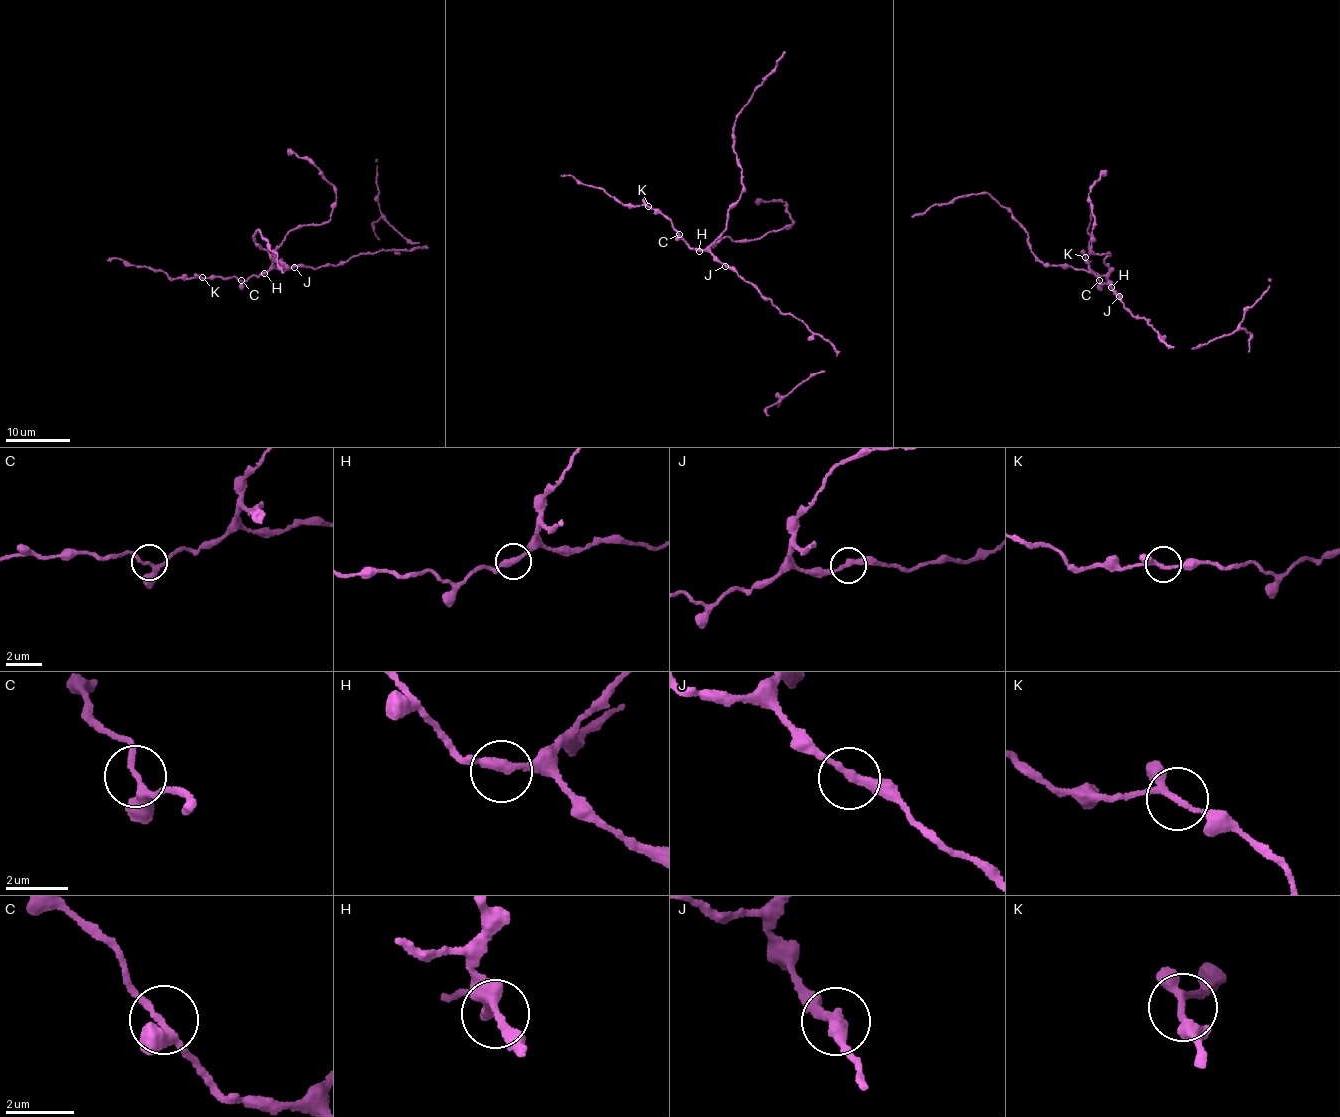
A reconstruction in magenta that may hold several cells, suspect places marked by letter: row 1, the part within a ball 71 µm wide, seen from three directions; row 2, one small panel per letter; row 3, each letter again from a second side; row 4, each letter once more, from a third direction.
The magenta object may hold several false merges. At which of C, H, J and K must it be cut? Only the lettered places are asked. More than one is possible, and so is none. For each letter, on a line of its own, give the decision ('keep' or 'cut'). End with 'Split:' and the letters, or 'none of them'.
C: keep
H: keep
J: keep
K: keep
Split: none of them

